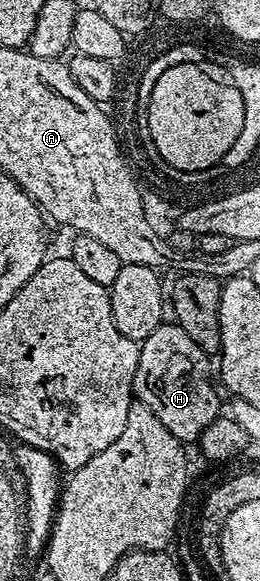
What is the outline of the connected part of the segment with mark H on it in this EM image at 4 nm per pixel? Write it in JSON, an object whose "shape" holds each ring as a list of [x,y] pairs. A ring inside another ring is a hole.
{"shape":[[[175,323],[160,324],[150,331],[145,341],[139,342],[139,346],[138,367],[132,384],[135,400],[150,407],[174,439],[181,443],[199,442],[202,431],[206,431],[206,427],[210,427],[222,413],[220,397],[212,382],[209,354],[204,353],[202,347],[198,347],[198,343]]]}

